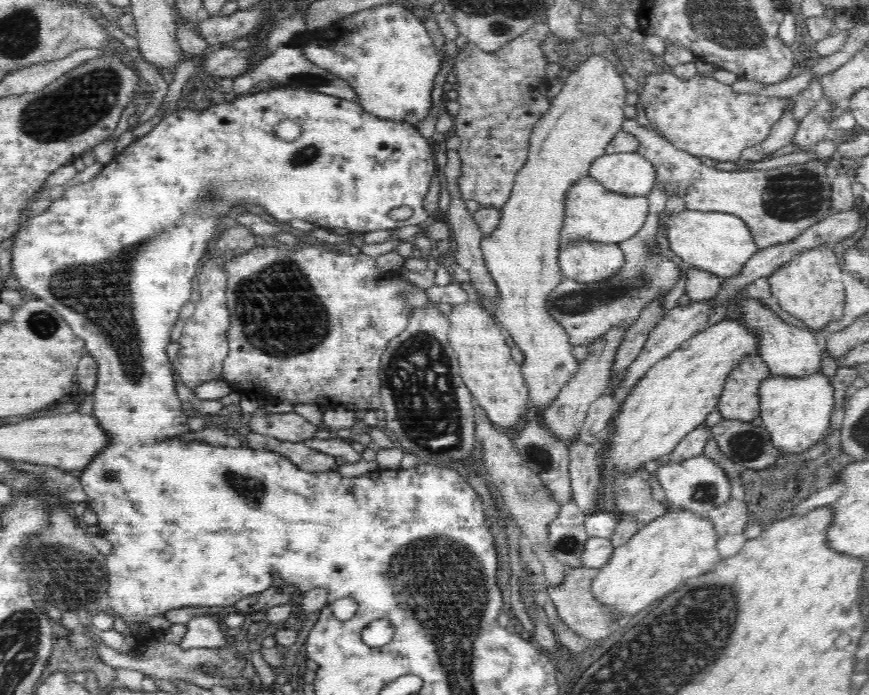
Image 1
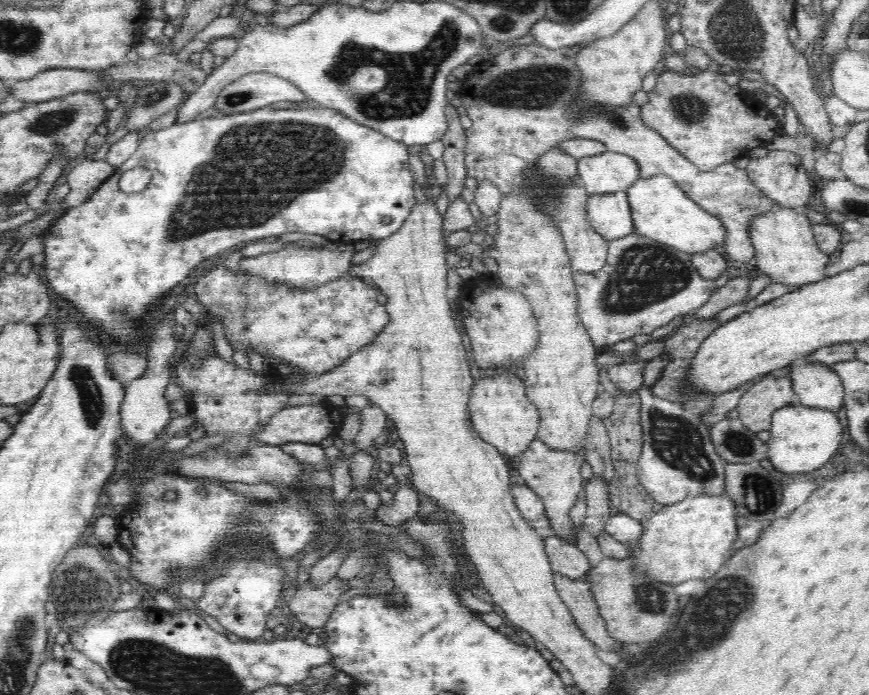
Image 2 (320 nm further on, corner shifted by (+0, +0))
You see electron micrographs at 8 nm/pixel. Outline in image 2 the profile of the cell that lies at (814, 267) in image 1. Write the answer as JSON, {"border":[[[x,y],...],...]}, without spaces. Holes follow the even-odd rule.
{"border":[[[779,207],[774,212],[754,218],[750,226],[750,237],[752,247],[755,248],[753,264],[758,264],[758,270],[768,274],[774,282],[780,282],[780,285],[788,285],[791,290],[796,290],[804,284],[826,278],[827,264],[832,257],[820,250],[810,219],[803,210]]]}

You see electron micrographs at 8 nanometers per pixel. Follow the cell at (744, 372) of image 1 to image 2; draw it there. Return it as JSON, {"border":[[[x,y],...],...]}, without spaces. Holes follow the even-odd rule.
{"border":[[[766,375],[766,378],[753,382],[753,386],[741,396],[737,406],[738,418],[742,424],[754,433],[769,430],[773,411],[780,407],[795,403],[792,381],[788,377],[776,378]]]}

